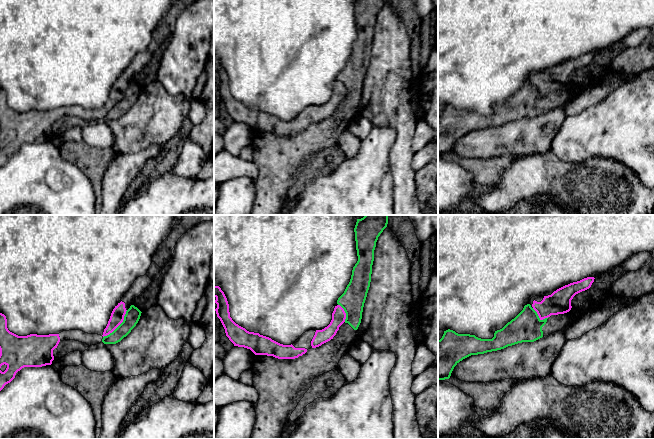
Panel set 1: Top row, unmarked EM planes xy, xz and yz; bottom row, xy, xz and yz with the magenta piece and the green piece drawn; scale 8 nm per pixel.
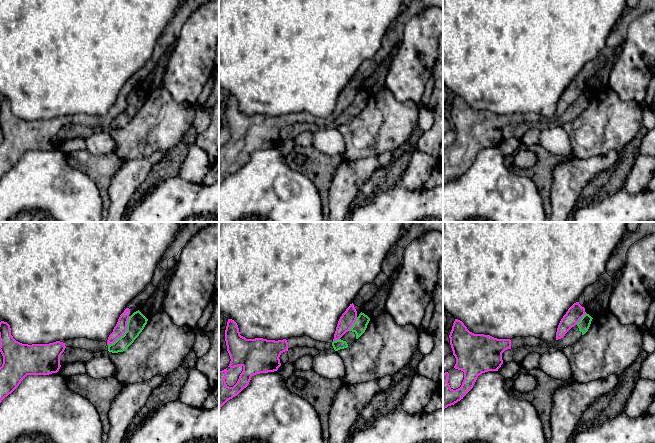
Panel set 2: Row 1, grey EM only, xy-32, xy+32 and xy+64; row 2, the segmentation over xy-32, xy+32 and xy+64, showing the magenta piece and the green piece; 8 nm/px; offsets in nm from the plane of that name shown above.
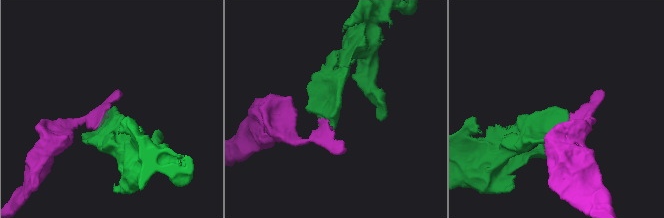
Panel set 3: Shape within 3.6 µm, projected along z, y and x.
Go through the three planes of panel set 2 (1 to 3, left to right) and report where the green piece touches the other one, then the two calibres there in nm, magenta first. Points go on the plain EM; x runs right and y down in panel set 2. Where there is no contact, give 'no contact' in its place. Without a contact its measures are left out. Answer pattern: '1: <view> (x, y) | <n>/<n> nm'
1: xy-32 (124, 108) | 100/140 nm
2: xy+32 (353, 99) | 120/110 nm
3: xy+64 (580, 94) | 120/90 nm

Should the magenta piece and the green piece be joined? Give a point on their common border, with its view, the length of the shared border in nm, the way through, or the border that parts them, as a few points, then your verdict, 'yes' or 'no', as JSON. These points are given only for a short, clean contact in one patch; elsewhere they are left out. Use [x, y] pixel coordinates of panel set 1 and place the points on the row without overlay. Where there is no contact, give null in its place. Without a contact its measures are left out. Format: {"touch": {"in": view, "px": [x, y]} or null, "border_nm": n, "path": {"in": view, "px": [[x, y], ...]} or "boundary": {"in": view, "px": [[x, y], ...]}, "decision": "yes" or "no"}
{"touch": {"in": "xy", "px": [118, 101]}, "border_nm": 300, "boundary": {"in": "xy", "px": [[127, 86], [124, 95], [103, 113]]}, "decision": "no"}

